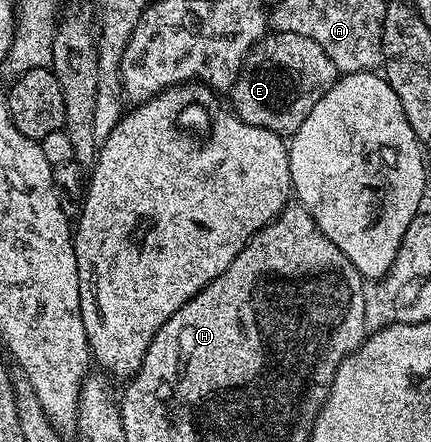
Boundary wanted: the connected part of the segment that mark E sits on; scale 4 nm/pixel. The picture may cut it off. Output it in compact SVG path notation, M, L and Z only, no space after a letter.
M268 32L247 53L234 83L231 84L230 108L236 117L253 127L265 127L280 137L290 138L305 123L305 115L313 111L313 103L333 87L337 79L335 64L305 35Z

